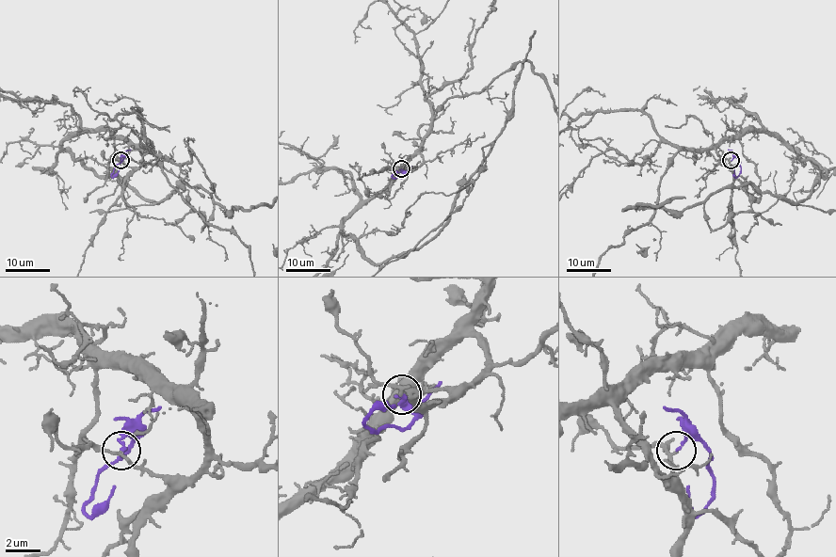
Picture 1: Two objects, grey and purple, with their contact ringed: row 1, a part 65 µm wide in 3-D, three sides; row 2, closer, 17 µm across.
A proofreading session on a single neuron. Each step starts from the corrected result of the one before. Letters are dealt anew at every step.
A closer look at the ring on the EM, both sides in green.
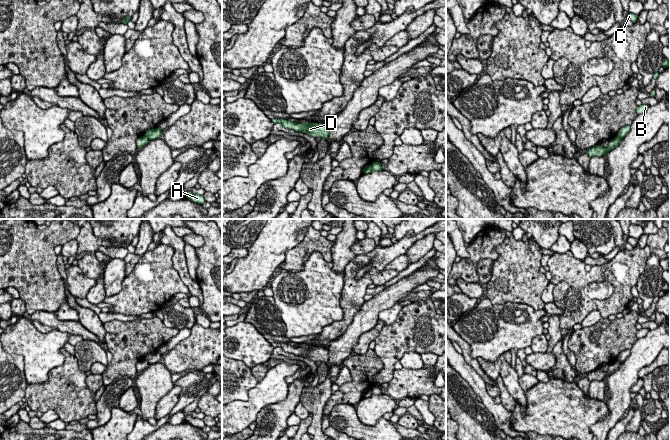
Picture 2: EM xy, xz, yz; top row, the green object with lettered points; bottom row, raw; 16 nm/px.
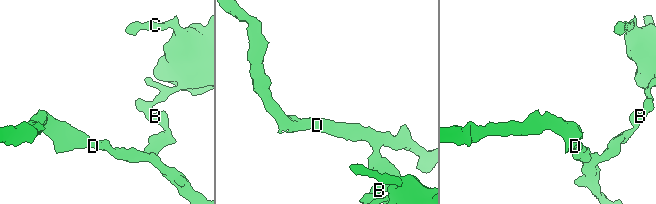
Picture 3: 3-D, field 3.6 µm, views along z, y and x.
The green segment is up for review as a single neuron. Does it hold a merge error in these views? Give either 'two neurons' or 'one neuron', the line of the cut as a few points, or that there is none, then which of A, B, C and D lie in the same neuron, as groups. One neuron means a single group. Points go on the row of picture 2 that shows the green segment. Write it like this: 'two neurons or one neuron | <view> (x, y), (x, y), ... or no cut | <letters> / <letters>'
two neurons | xz (372, 165), (370, 171) | A D / B C

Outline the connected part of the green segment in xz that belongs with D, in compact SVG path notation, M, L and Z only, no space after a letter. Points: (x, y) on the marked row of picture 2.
M271 119L274 124L281 124L286 129L291 129L297 132L308 133L312 137L321 137L328 139L329 127L322 123L294 123L290 120Z

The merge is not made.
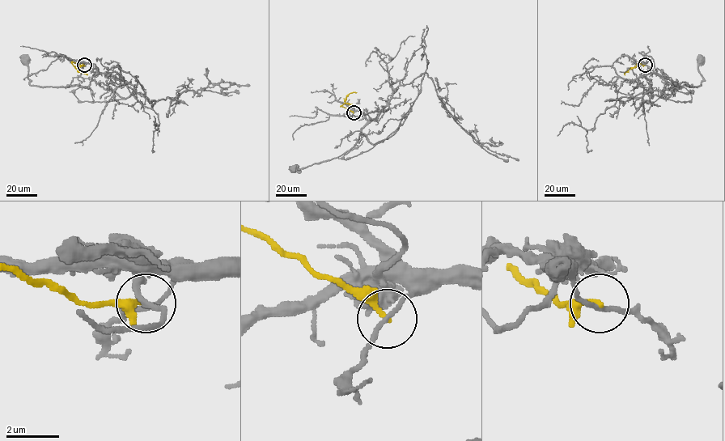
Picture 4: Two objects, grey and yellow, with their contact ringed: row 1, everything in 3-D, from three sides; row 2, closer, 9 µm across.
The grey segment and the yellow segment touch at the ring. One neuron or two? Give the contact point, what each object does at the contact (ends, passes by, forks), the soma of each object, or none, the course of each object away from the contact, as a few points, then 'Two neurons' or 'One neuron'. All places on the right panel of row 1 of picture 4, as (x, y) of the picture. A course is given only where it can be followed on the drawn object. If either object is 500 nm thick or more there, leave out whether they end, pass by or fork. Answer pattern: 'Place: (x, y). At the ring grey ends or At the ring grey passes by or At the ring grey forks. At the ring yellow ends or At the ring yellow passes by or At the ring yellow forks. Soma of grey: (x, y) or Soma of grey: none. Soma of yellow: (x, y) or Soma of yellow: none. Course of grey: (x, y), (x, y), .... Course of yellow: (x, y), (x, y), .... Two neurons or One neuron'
Place: (645, 65). At the ring grey passes by. At the ring yellow ends. Soma of grey: (699, 59). Soma of yellow: none. Course of grey: (645, 65), (675, 87), (697, 86), (703, 78), (698, 69), (700, 60). Course of yellow: (645, 65), (638, 62), (624, 74). Two neurons

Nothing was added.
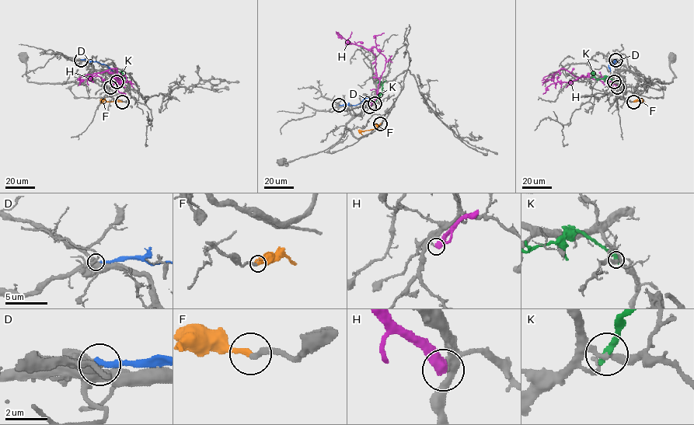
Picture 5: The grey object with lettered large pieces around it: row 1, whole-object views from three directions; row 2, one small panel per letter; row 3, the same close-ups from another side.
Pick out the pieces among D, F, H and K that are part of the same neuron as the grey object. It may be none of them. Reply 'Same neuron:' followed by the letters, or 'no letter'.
Same neuron: F

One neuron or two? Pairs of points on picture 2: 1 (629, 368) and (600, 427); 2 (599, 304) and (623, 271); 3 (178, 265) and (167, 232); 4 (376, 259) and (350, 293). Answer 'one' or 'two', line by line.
1: one
2: one
3: one
4: one

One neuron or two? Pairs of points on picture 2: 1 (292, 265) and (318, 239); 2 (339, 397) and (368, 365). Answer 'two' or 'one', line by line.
1: one
2: one

